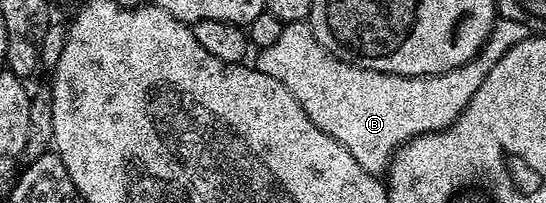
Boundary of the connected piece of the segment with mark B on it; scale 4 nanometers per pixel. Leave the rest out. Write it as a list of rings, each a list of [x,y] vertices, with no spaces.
[[[500,16],[492,25],[490,36],[484,41],[480,53],[466,64],[450,68],[450,72],[441,74],[402,76],[374,72],[370,68],[338,60],[338,56],[334,56],[329,50],[322,48],[322,44],[318,44],[307,21],[289,22],[282,28],[282,36],[278,36],[275,44],[259,47],[257,54],[260,55],[254,59],[254,65],[266,76],[274,76],[278,84],[283,84],[290,91],[290,96],[294,96],[294,100],[302,104],[302,112],[306,112],[306,116],[310,116],[310,120],[318,124],[322,132],[326,132],[326,136],[338,140],[338,144],[342,144],[342,148],[346,148],[346,152],[350,152],[350,156],[354,156],[354,160],[358,160],[358,164],[362,164],[366,172],[380,176],[387,171],[396,151],[405,146],[411,138],[416,138],[420,134],[432,134],[436,130],[445,130],[447,126],[454,124],[454,120],[458,120],[458,116],[470,104],[478,88],[482,88],[482,82],[486,80],[494,64],[498,64],[498,60],[502,60],[502,56],[506,56],[506,52],[514,48],[514,44],[529,37],[530,30],[527,30],[518,19]]]

